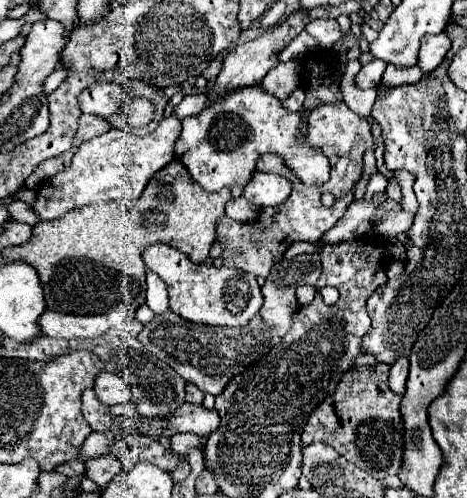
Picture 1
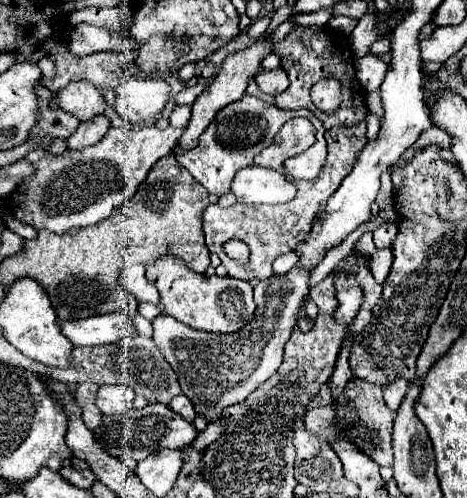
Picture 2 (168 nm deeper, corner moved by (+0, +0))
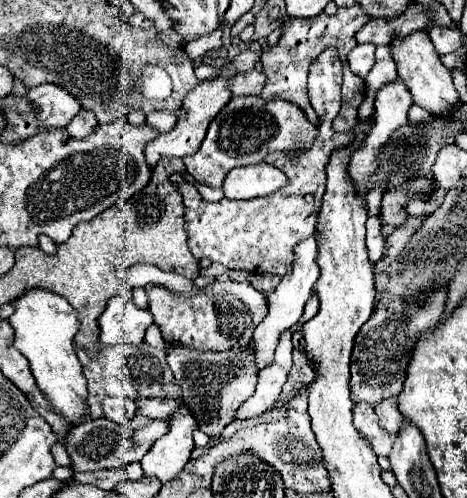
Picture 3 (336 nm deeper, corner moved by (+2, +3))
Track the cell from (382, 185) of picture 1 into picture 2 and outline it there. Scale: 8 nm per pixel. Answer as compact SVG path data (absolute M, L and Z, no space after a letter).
M369 113L365 117L365 121L367 123L367 139L369 141L374 141L377 137L377 134L380 130L380 122L379 118L372 113Z

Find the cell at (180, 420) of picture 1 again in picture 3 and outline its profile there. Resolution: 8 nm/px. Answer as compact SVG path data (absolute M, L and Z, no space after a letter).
M135 414L131 424L127 426L113 424L107 418L97 418L97 420L89 420L85 424L73 426L65 438L65 450L73 462L71 472L93 472L93 470L119 468L119 466L137 462L147 454L147 450L155 444L155 440L165 436L167 432L169 432L167 422L153 420L141 414Z

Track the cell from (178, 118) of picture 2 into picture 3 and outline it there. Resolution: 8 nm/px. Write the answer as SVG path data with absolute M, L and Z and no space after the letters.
M161 110L161 112L151 112L147 114L147 124L151 128L157 128L159 132L169 132L177 122L177 116L169 110Z

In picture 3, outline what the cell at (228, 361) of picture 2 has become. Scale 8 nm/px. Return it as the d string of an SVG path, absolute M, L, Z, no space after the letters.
M169 346L167 362L183 390L183 400L199 420L199 428L211 438L219 438L223 428L235 418L235 412L253 396L257 372L249 348L231 348L227 352L199 352L185 346Z

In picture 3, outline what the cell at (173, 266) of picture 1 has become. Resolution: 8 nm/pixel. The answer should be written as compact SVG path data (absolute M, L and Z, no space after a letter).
M227 282L227 300L217 300L207 292L193 298L183 298L167 292L161 286L145 286L149 296L149 312L161 330L167 344L181 344L187 348L205 350L231 350L233 346L247 348L253 336L253 328L265 318L265 296L257 292L249 282Z

